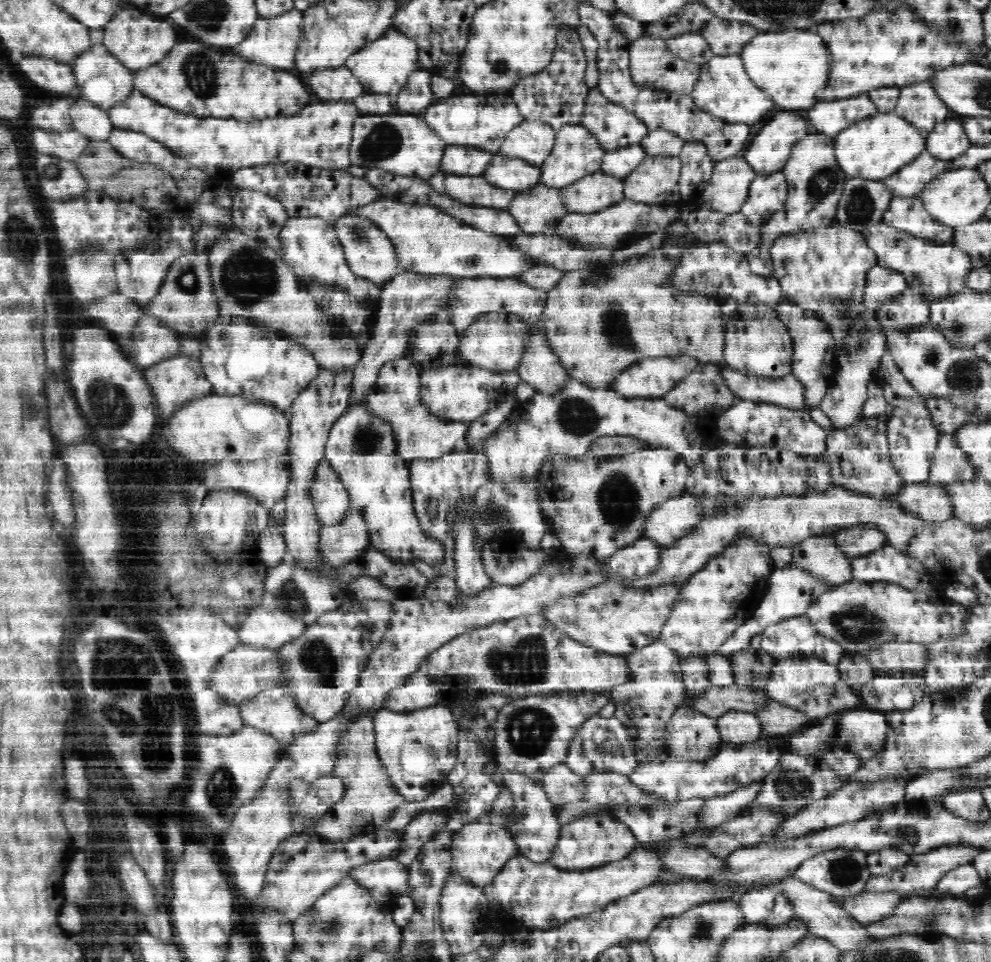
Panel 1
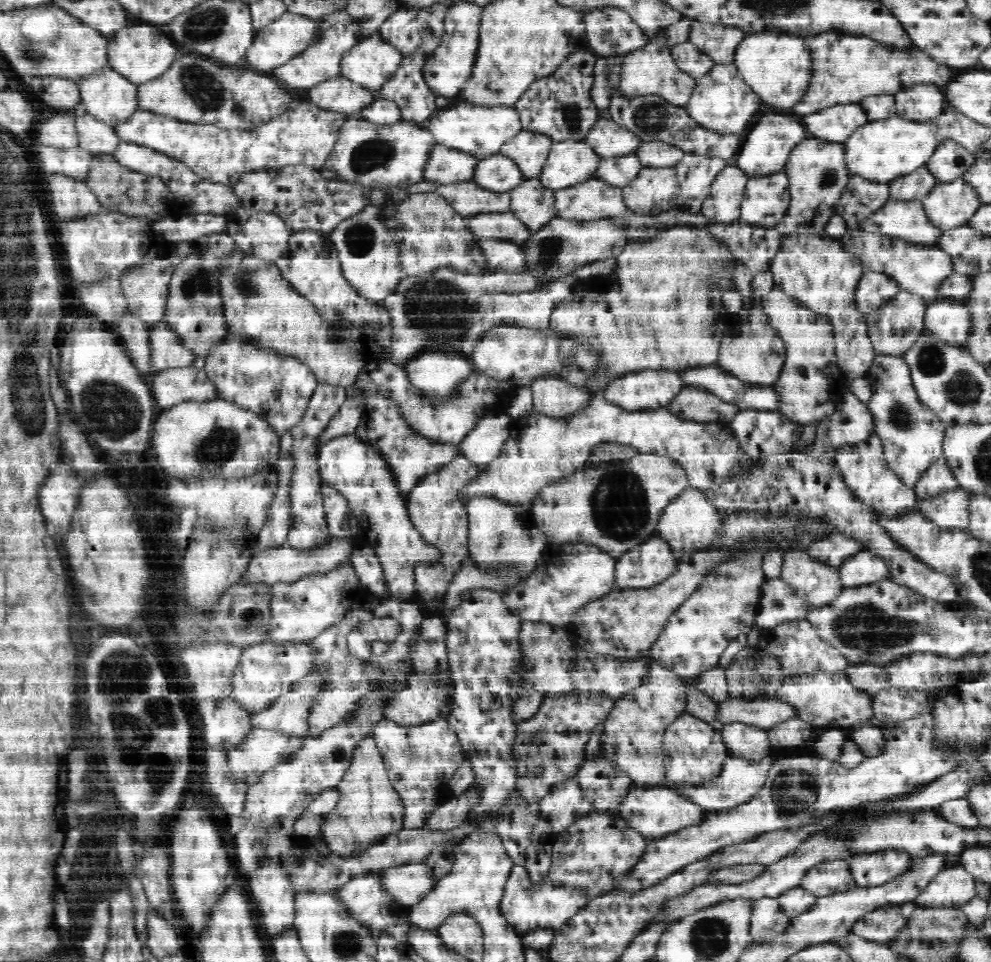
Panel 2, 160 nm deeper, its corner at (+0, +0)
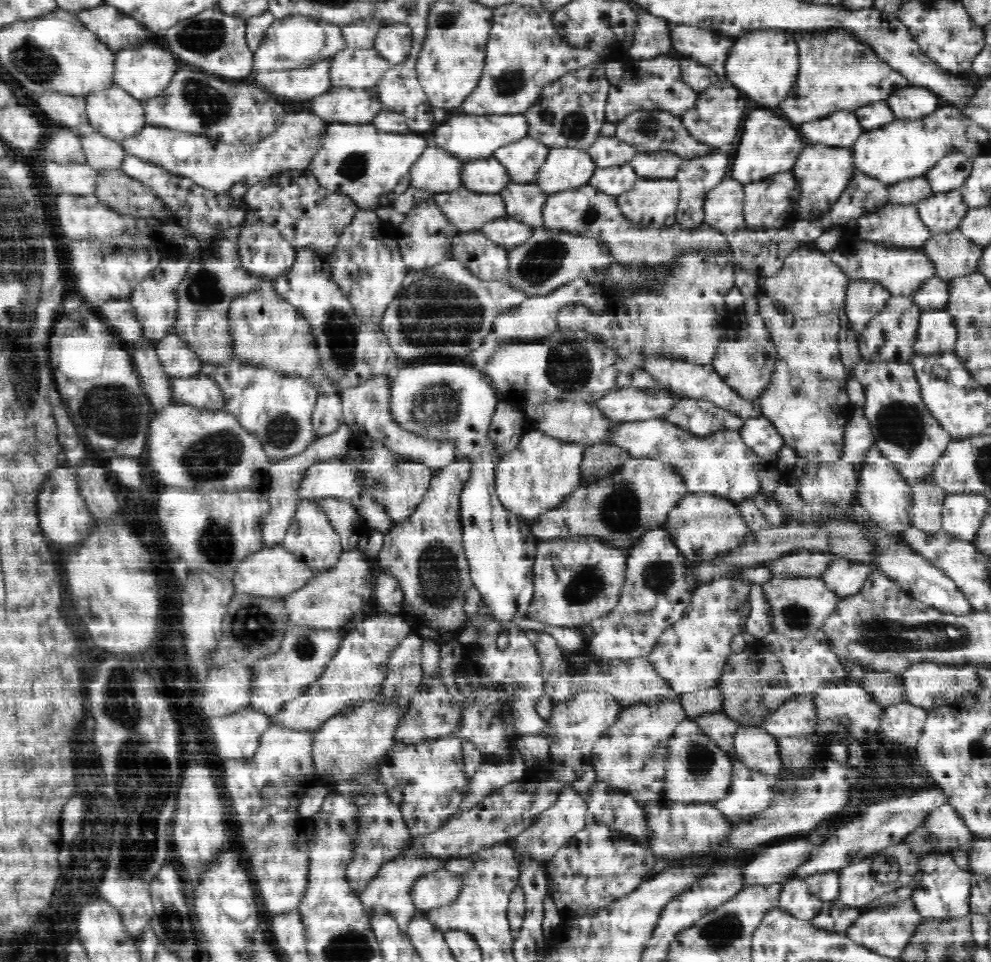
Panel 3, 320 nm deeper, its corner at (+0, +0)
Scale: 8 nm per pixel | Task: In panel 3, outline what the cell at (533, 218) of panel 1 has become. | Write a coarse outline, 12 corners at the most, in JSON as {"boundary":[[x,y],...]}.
{"boundary":[[510,182],[499,194],[507,216],[543,226],[548,194],[536,182]]}

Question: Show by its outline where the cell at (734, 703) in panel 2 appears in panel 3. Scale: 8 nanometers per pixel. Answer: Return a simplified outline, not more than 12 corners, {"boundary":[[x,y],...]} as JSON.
{"boundary":[[792,696],[759,722],[777,739],[813,736],[813,696]]}

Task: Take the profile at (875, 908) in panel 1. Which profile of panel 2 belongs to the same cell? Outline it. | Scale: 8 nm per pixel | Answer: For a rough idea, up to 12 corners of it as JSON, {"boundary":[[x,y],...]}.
{"boundary":[[912,904],[875,907],[854,924],[854,935],[890,944]]}

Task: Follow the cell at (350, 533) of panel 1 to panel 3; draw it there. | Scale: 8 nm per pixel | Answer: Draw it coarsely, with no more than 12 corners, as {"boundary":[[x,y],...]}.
{"boundary":[[284,546],[247,555],[234,590],[282,599],[313,578]]}

